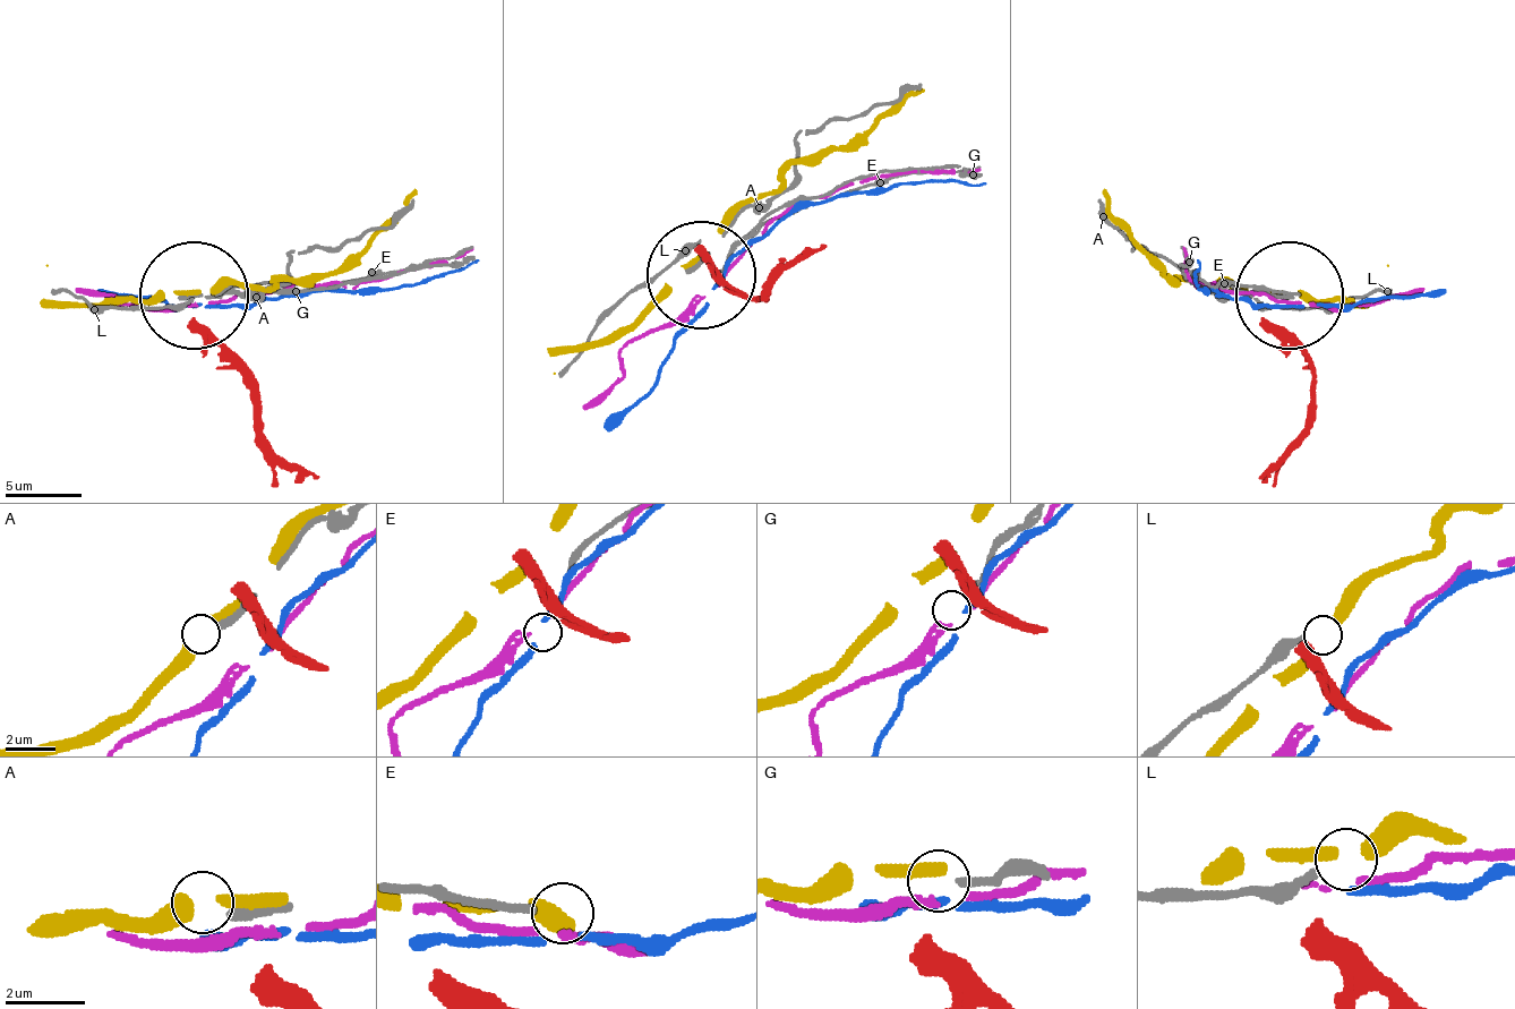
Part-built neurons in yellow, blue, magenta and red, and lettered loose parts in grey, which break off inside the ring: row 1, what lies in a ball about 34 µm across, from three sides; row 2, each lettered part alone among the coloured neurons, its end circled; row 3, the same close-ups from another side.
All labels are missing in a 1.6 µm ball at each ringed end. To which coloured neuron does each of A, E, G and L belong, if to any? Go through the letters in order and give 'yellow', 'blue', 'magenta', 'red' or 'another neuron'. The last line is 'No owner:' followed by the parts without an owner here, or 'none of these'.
A: another neuron
E: another neuron
G: another neuron
L: another neuron
No owner: A, E, G, L

